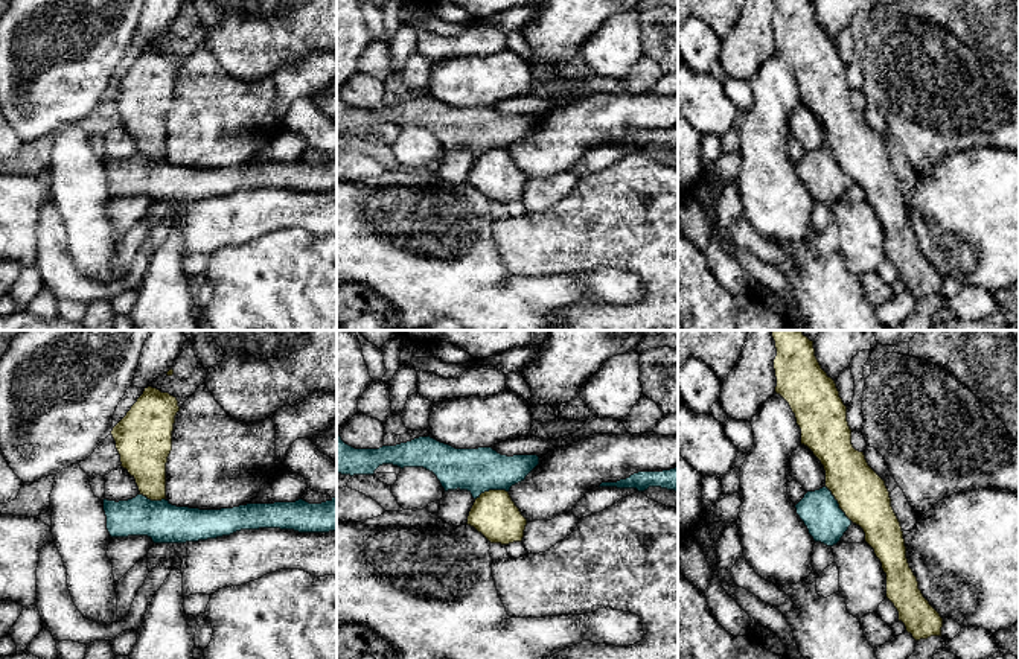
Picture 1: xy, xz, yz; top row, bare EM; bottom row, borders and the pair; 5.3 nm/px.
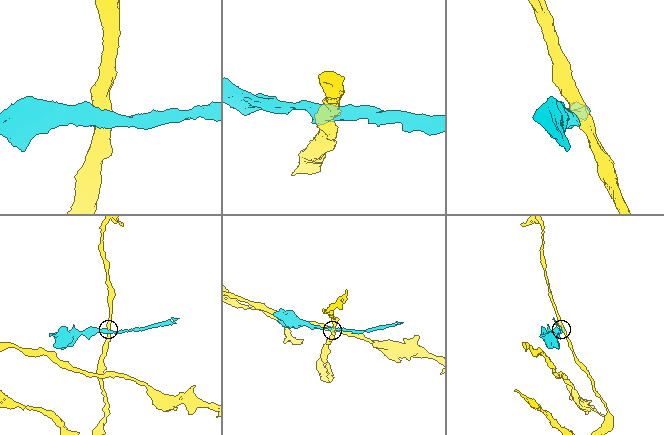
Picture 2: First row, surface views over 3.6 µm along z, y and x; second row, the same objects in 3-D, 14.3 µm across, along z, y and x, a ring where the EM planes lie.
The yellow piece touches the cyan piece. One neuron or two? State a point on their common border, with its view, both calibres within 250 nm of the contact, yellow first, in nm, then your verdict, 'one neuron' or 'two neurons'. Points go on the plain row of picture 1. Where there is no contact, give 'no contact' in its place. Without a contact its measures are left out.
yz (838, 162) | 260/200 nm | two neurons

